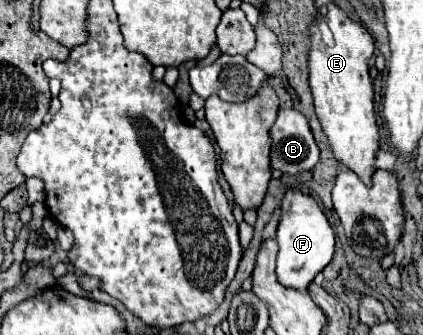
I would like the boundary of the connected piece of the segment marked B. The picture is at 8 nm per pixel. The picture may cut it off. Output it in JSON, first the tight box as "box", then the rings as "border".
{"box":[271,109,319,175],"border":[[[281,109],[271,127],[271,167],[283,175],[313,171],[319,163],[319,147],[303,113]]]}

